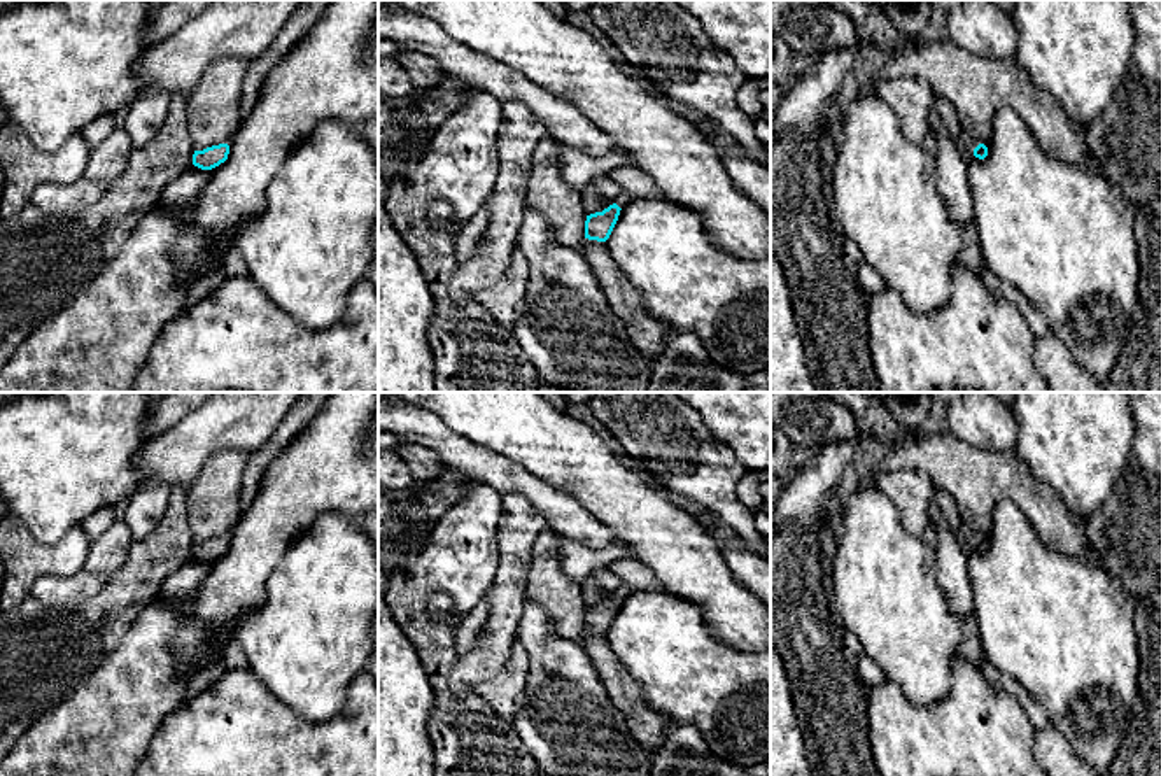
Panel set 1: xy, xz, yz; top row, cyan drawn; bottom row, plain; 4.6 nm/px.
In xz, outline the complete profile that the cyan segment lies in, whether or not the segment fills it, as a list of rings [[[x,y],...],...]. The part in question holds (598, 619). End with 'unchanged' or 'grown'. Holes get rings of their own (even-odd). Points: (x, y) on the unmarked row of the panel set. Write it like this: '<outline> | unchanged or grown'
[[[620,585],[613,597],[602,604],[587,608],[585,613],[585,631],[606,634],[618,613],[620,603],[632,592],[630,587]]] | grown

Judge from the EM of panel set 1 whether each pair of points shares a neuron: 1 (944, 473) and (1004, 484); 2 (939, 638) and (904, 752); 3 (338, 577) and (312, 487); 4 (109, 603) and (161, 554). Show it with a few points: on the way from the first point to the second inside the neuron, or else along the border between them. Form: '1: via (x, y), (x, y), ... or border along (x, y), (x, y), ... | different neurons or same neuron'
1: via (958, 473), (990, 479) | same neuron
2: border along (886, 680), (916, 705), (934, 705), (951, 691) | different neurons
3: border along (354, 519), (338, 514), (321, 514), (291, 543) | different neurons
4: via (121, 594), (149, 566) | same neuron

